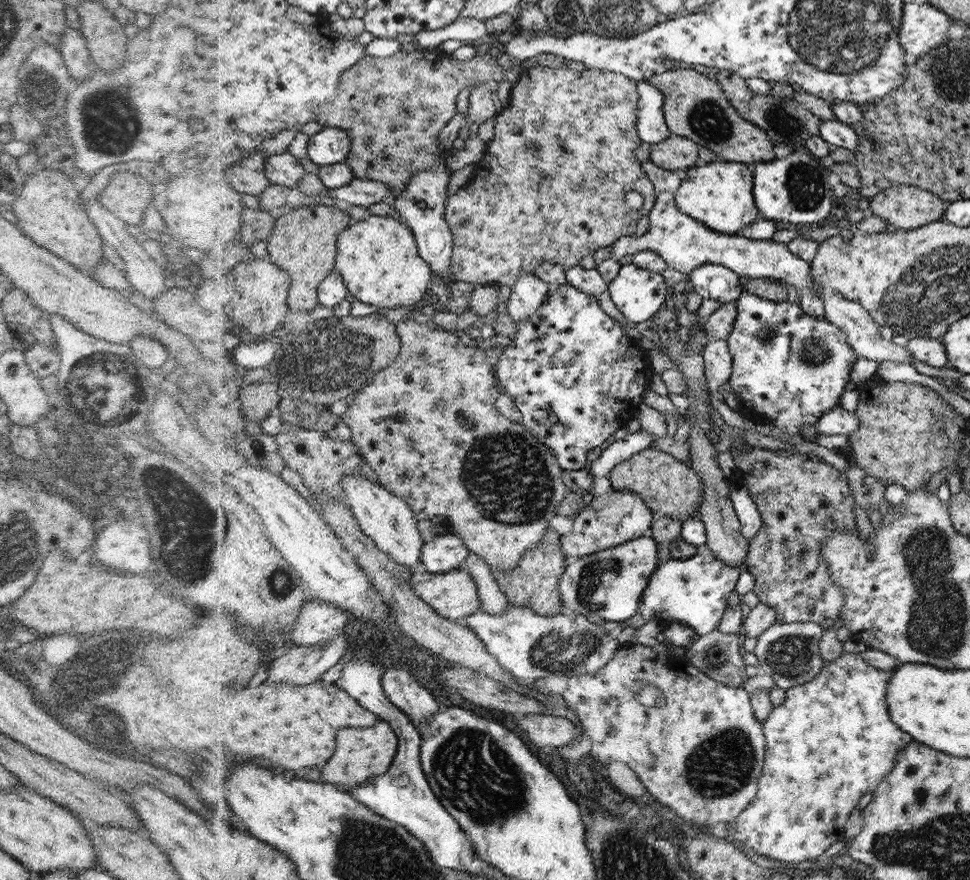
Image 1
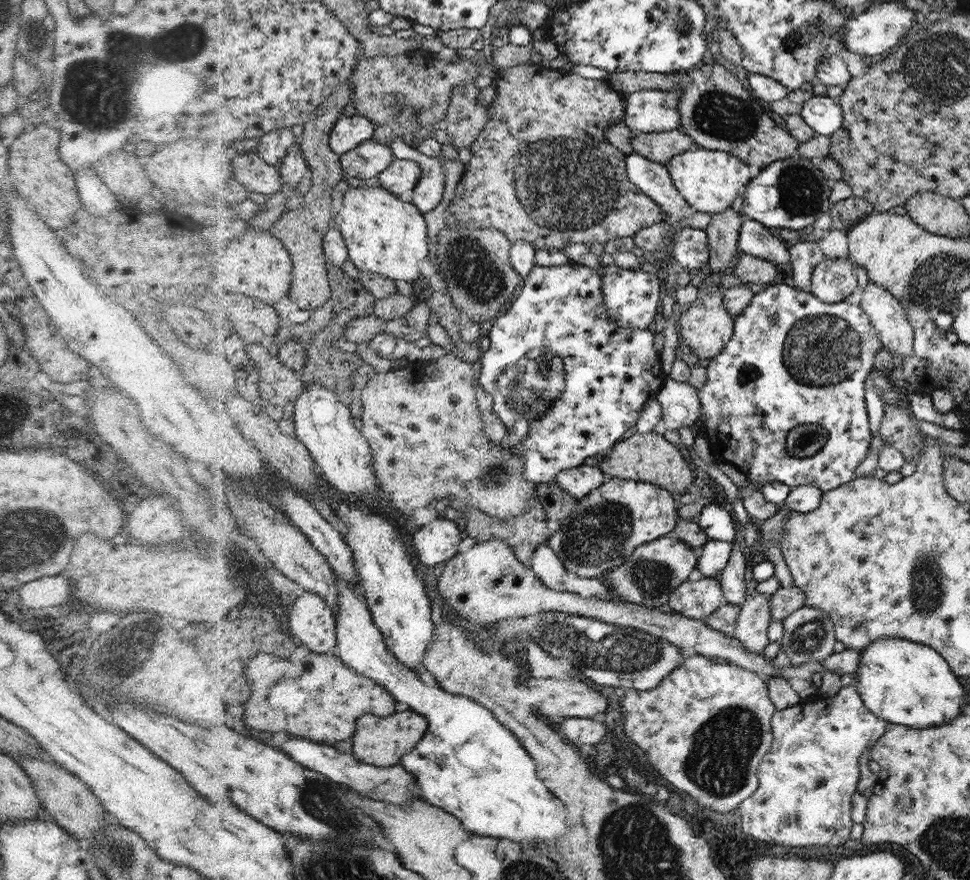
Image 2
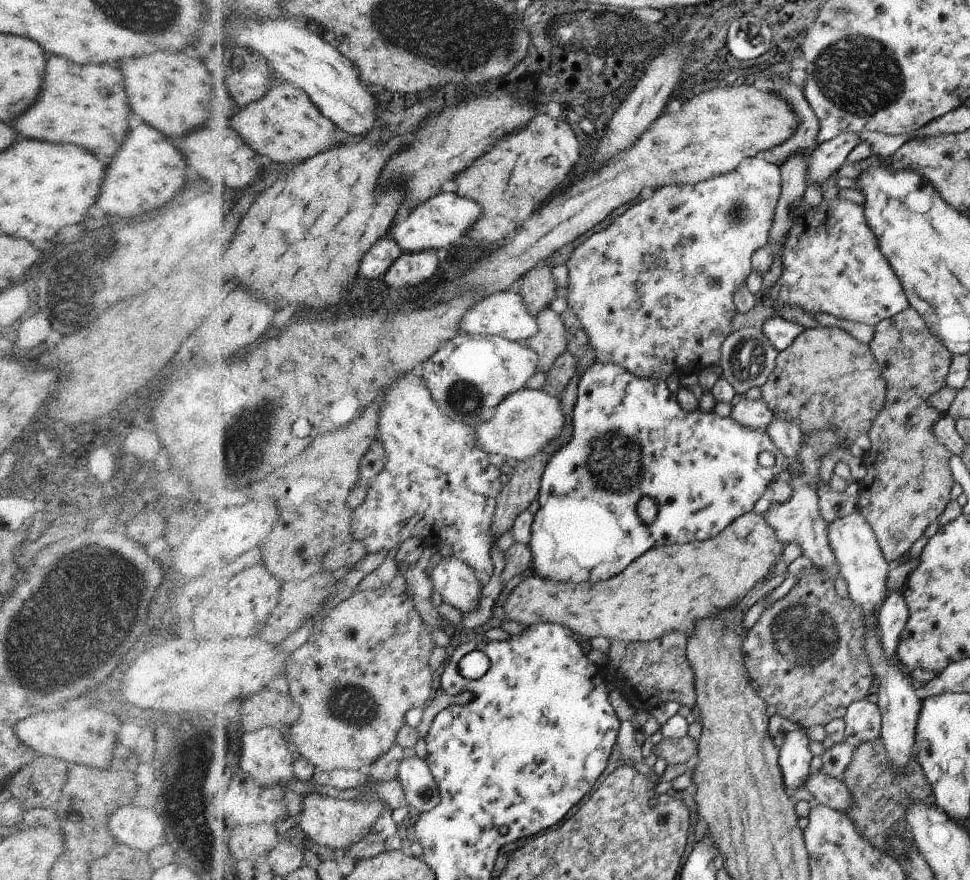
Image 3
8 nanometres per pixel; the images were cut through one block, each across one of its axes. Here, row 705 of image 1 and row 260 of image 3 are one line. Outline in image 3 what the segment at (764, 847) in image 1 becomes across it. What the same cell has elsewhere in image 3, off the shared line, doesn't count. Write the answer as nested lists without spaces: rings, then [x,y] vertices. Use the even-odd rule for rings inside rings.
[[[802,198],[798,204],[792,206],[794,222],[788,230],[784,248],[780,252],[782,262],[781,275],[776,284],[765,294],[765,300],[777,301],[778,304],[798,306],[810,314],[826,312],[836,318],[862,322],[876,326],[886,318],[892,318],[910,307],[906,293],[900,284],[900,279],[890,266],[882,250],[878,238],[868,226],[865,216],[865,207],[854,204],[848,199],[835,198],[826,200],[822,198],[819,206],[807,207]]]

